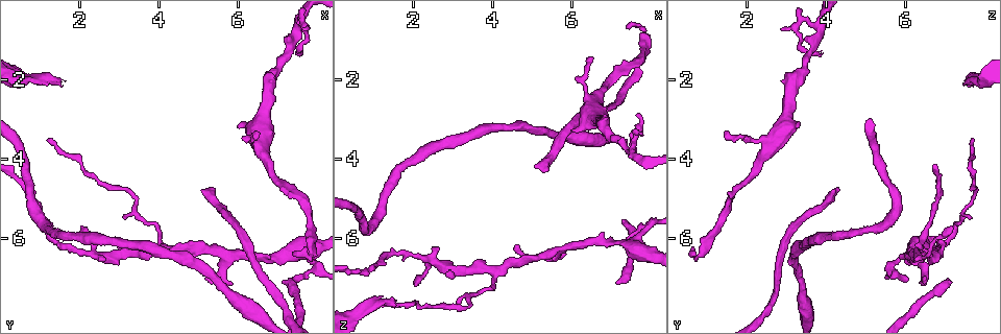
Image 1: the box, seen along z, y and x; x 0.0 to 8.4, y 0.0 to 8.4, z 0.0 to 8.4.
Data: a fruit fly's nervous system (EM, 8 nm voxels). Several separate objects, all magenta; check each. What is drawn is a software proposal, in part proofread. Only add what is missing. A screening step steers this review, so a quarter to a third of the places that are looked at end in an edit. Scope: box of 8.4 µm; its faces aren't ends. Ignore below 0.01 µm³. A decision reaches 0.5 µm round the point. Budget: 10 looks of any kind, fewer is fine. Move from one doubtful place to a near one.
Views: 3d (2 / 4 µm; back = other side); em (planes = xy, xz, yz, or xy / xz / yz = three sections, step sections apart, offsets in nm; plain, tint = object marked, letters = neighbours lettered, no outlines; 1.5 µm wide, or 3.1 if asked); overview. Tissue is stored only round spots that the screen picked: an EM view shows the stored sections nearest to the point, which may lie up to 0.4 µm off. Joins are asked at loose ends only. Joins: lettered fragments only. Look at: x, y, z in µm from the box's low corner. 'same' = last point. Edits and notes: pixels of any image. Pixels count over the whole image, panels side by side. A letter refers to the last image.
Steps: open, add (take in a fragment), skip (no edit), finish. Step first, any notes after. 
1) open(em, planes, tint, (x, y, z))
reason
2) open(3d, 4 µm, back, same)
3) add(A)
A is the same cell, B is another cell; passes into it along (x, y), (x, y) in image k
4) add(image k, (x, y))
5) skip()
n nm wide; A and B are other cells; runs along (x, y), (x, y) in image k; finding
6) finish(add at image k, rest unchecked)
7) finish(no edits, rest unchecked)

open(3d, 4 µm, (4.55, 6.70, 6.15))
thin end

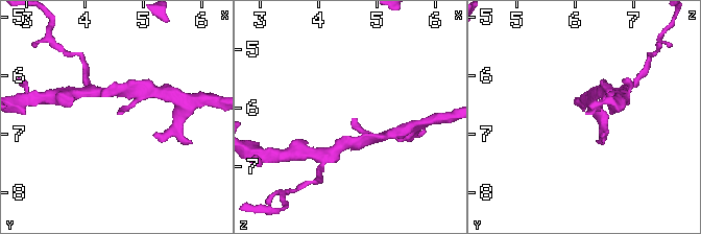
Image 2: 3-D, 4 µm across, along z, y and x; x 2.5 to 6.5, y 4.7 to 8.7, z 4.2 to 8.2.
open(em, xy, step 4, letters, (4.55, 6.65, 6.20))

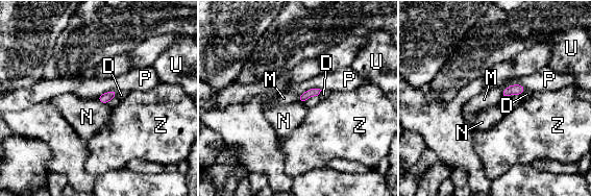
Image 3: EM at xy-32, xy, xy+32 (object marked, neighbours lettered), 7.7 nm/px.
skip()
D, M, N, P, U and Z are other cells; border along (96, 99), (106, 104) in image 3; no lettered fragment goes on from it

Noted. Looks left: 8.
open(em, planes, letters, (1.25, 3.50, 7.65))
tapers out

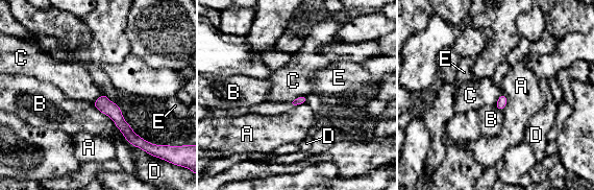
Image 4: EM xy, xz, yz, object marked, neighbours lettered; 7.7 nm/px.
skip()
A, B, C, D and E are other cells; border along (305, 94), (297, 97), (292, 102) in image 4; none of them fits

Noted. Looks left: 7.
open(3d, 4 µm, (5.00, 4.80, 4.20))

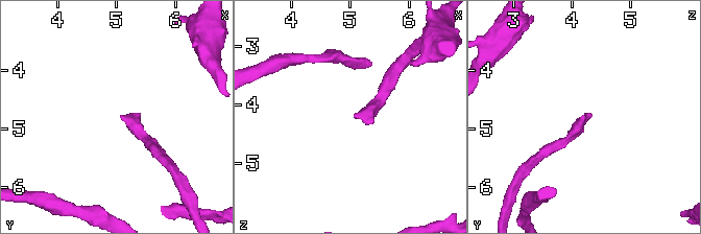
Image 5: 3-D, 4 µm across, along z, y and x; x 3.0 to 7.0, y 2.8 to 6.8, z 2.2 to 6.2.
open(em, planes, letters, (5.05, 4.75, 4.25))

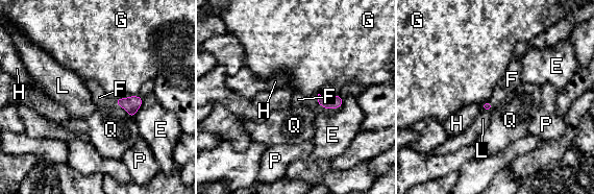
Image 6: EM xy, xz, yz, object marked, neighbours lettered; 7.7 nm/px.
add(F)
Q touches over 200 nm; F is the same cell, E, G, H, L, P and Q are other cells; passes into it along (487, 105), (491, 104), (512, 79) in image 6; the neuron continues

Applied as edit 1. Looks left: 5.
open(em, xy, step 8, letters, (7.15, 7.10, 7.10))
branch stops here

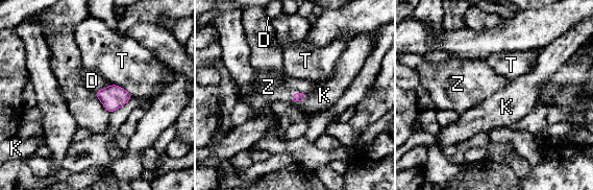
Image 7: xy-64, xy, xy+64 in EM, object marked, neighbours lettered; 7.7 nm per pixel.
open(em, planes, letters, same)
cut it another way

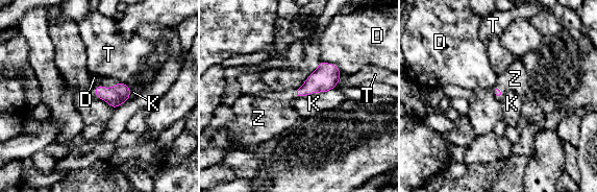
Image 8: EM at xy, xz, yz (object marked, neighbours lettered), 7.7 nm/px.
add(Z)
Z is the same cell, D, K and T are other cells; passes into it along (117, 95), (104, 87), (105, 81) in image 8; the neuron continues

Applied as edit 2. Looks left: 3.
finish(add at image 6, add at image 8, rest unchecked)

